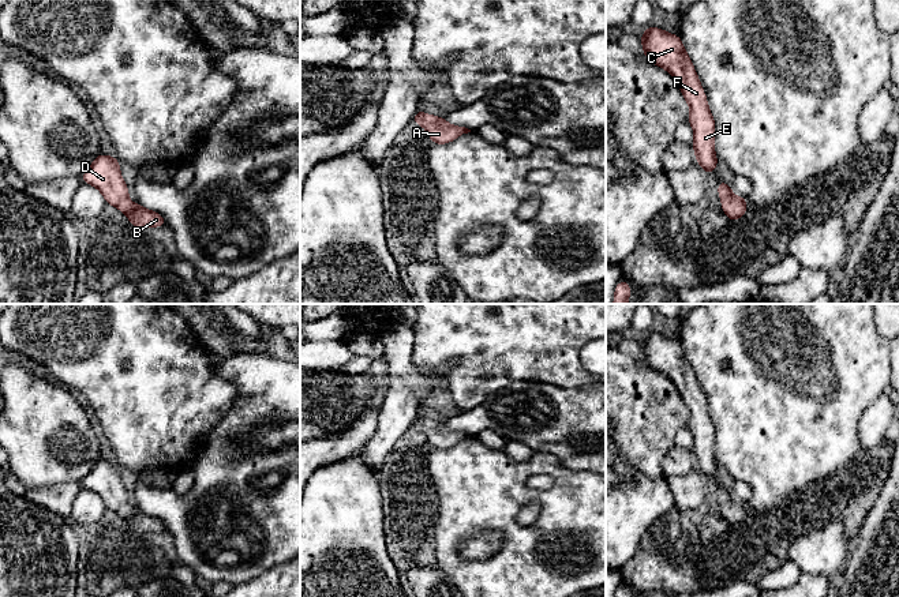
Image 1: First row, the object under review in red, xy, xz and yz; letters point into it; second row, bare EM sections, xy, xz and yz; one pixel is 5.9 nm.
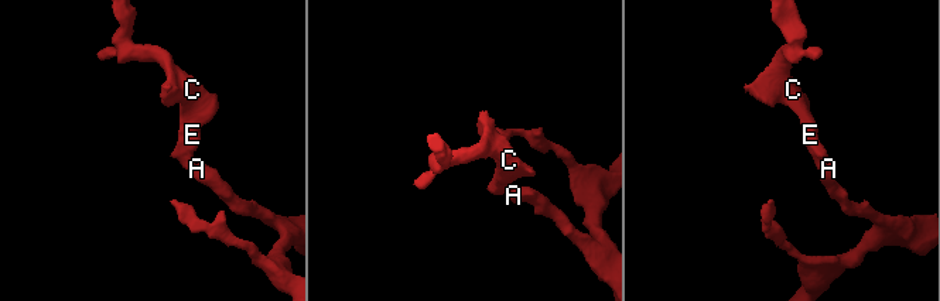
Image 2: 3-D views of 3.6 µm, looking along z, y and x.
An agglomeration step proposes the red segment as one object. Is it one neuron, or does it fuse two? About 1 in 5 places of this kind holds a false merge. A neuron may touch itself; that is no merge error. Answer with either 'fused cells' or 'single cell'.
single cell

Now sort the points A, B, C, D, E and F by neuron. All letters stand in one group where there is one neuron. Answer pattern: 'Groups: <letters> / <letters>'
Groups: A B C D E F

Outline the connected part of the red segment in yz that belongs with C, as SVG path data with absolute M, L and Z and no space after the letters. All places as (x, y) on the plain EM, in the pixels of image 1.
M648 331L645 338L640 341L640 345L647 365L664 373L674 383L689 410L690 418L688 428L692 431L694 439L692 453L697 469L705 480L715 477L718 470L715 458L715 424L681 342L667 338L663 334Z

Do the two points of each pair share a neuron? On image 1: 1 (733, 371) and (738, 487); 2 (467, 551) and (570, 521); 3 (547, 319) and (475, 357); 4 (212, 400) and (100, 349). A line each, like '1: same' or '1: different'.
1: different
2: different
3: same
4: same

